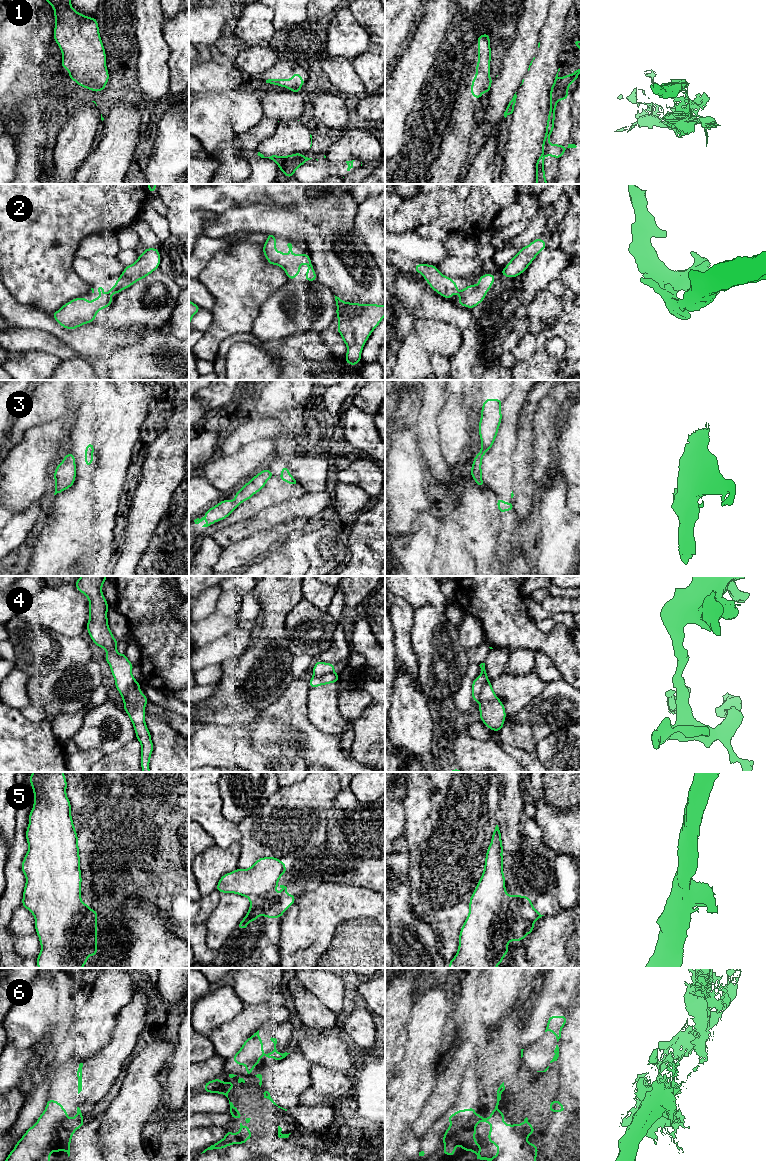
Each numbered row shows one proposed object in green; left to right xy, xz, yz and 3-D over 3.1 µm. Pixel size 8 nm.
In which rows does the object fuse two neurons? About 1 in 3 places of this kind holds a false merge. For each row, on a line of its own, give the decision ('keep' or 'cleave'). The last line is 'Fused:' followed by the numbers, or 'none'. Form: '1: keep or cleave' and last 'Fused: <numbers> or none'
1: cleave
2: keep
3: cleave
4: cleave
5: keep
6: keep
Fused: 1, 3, 4

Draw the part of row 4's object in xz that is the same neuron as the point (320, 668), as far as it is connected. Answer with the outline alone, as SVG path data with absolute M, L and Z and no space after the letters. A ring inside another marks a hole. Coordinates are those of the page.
M318 660L313 666L313 676L322 676L327 673L335 673L334 663L324 663Z

